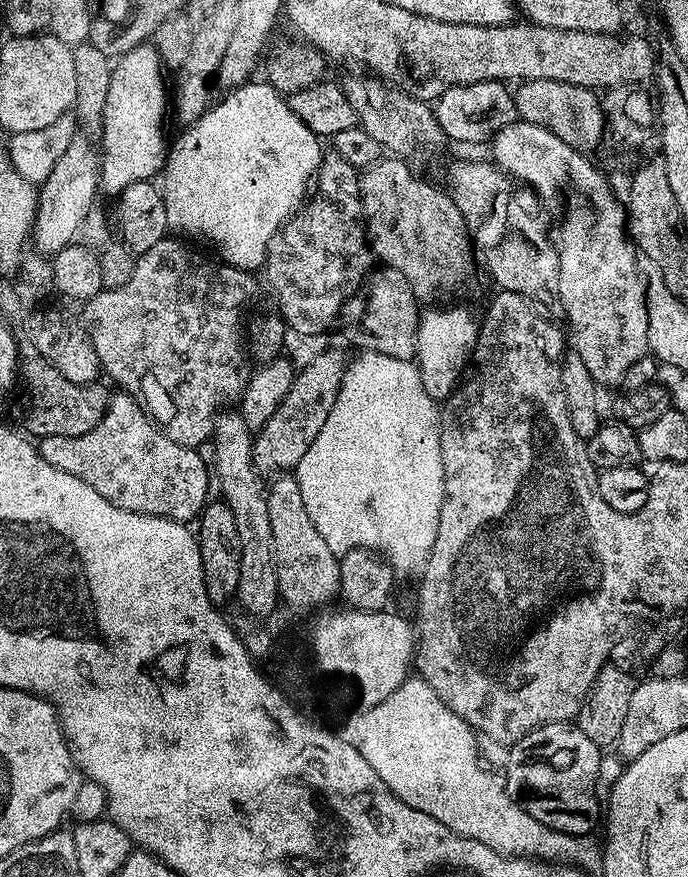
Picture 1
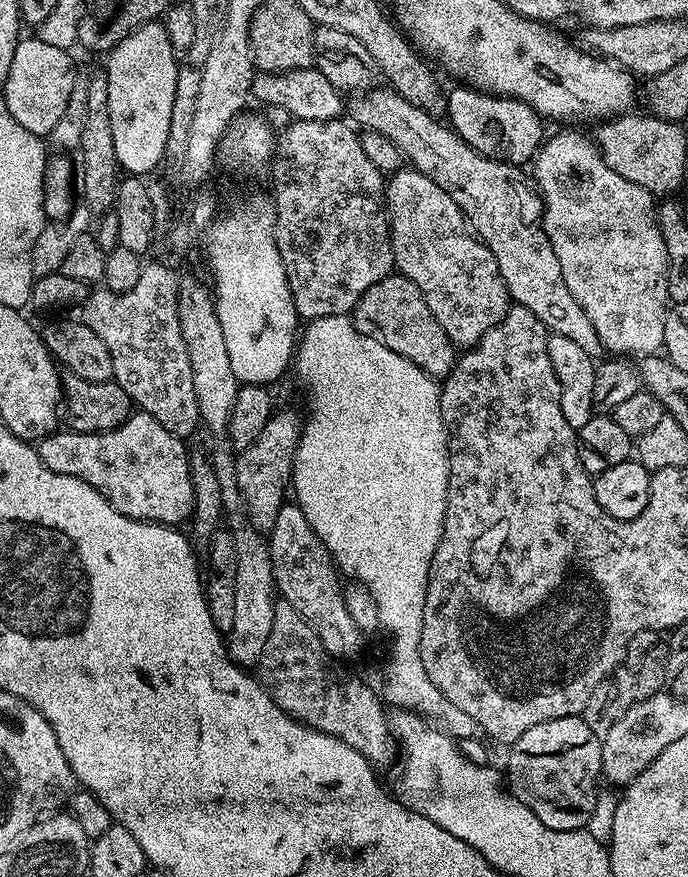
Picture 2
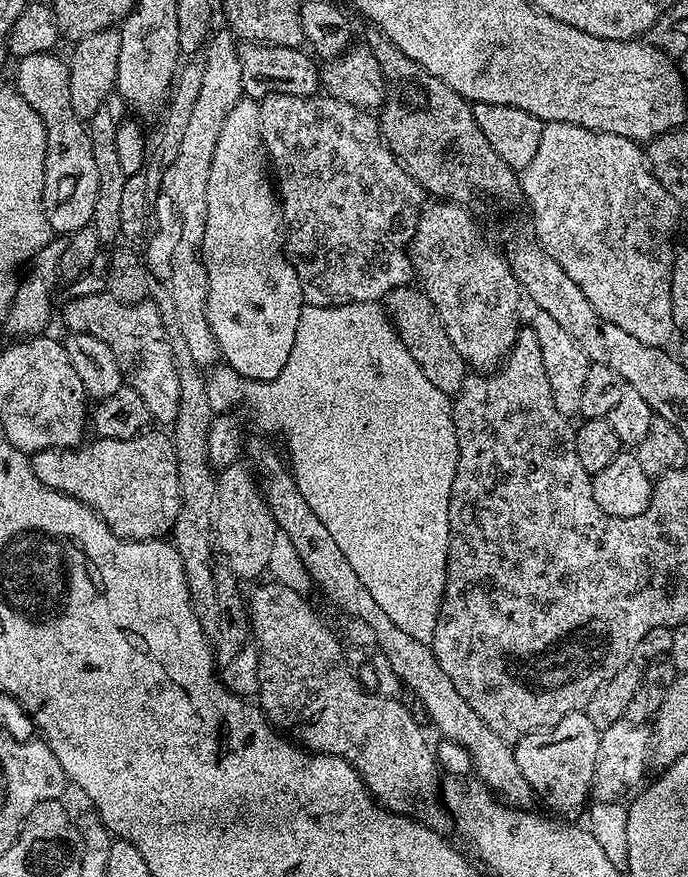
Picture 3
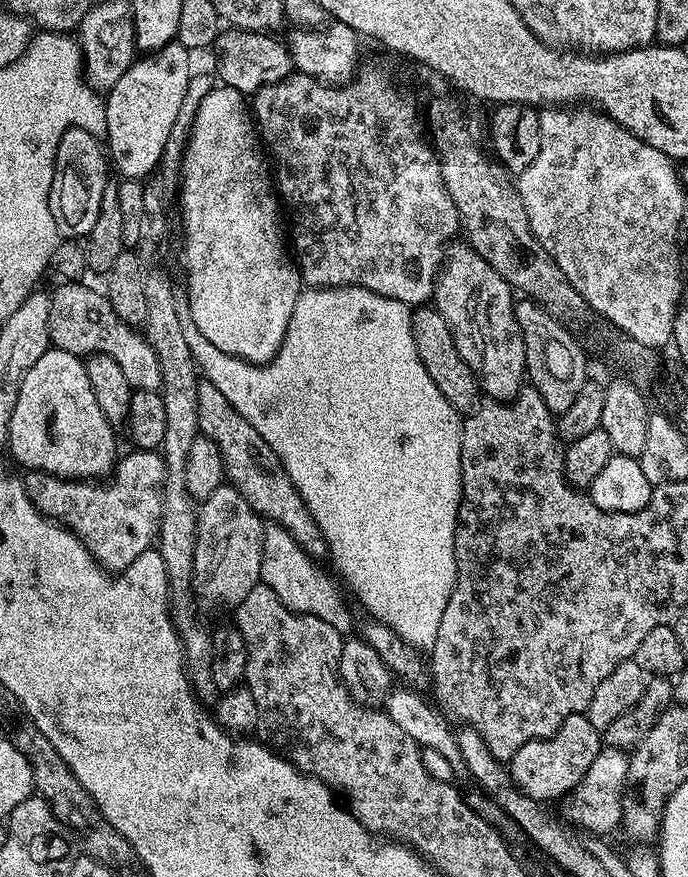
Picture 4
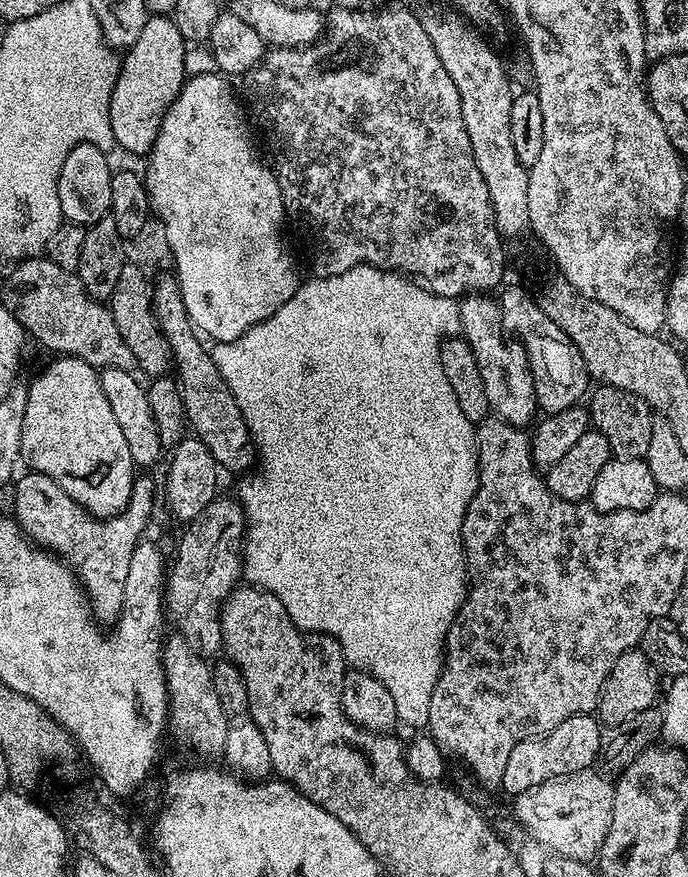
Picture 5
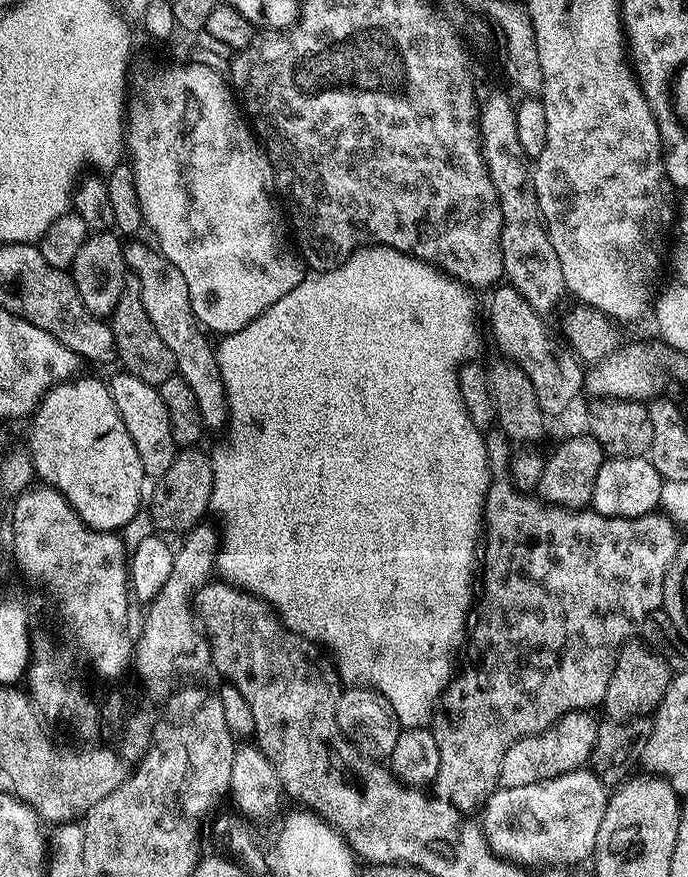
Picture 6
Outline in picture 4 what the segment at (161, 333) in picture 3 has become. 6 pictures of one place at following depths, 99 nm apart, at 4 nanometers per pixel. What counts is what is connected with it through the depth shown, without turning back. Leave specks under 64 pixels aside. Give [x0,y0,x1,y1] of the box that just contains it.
[49,282,162,392]

